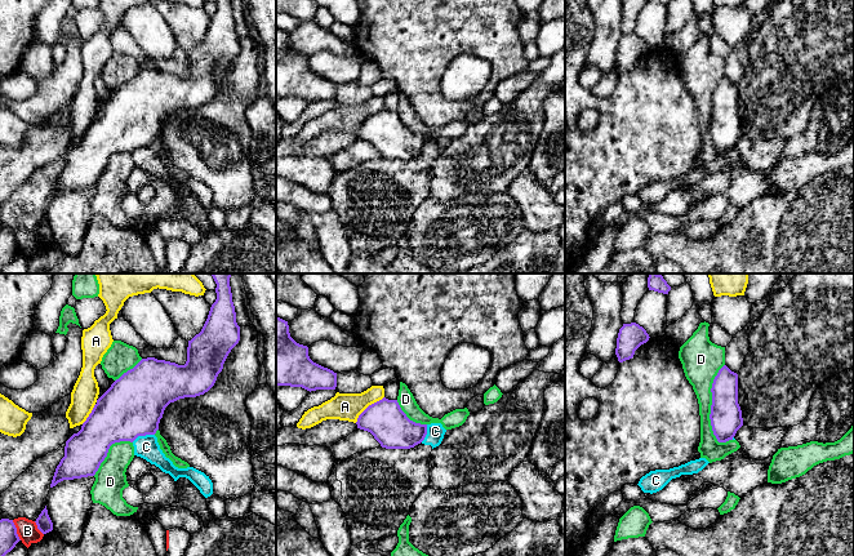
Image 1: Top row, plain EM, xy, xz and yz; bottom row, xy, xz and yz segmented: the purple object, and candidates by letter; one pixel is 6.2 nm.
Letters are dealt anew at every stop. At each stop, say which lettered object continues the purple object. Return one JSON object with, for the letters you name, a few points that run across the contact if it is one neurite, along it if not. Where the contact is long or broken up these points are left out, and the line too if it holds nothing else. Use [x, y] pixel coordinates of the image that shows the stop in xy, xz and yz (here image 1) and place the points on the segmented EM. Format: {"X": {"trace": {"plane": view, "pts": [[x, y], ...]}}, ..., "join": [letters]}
{"join": []}

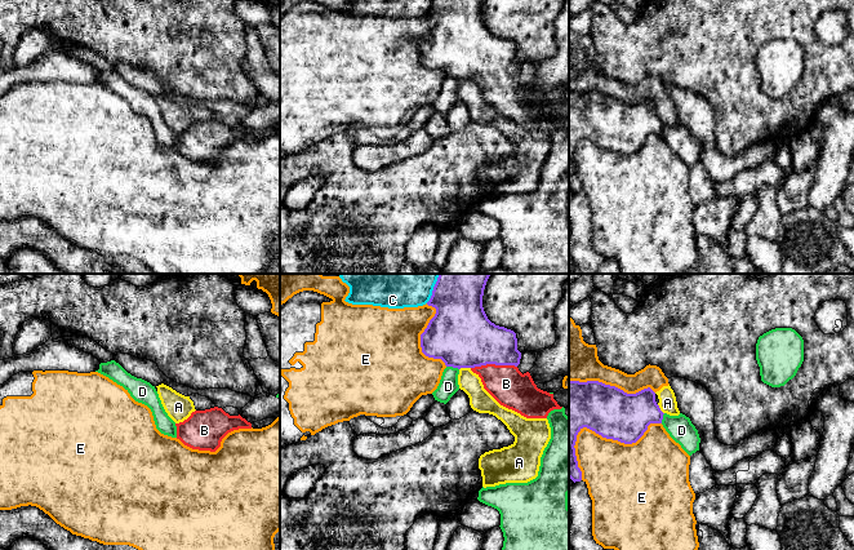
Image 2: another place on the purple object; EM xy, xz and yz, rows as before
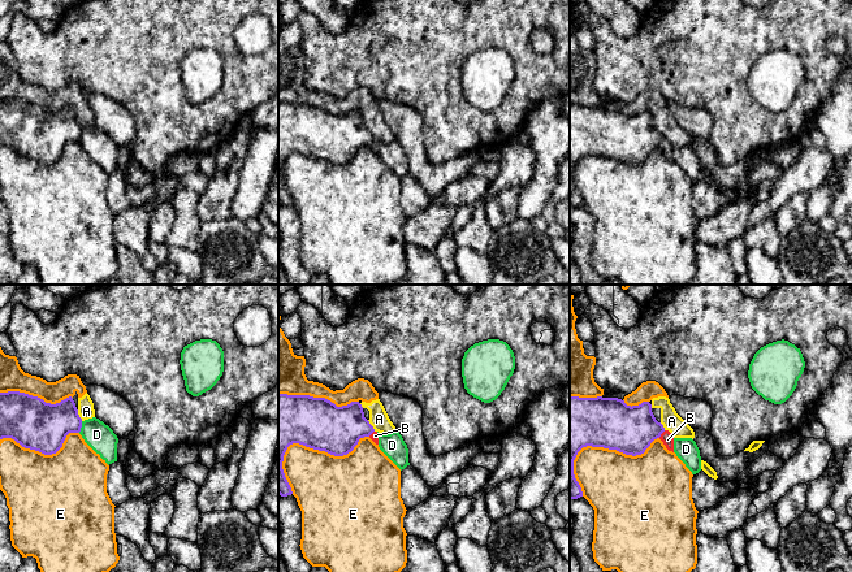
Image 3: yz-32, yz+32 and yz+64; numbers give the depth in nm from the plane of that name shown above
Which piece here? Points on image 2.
{"B": {"trace": {"plane": "xz", "pts": [[462, 337], [493, 363], [506, 384]]}}, "join": ["B"]}

